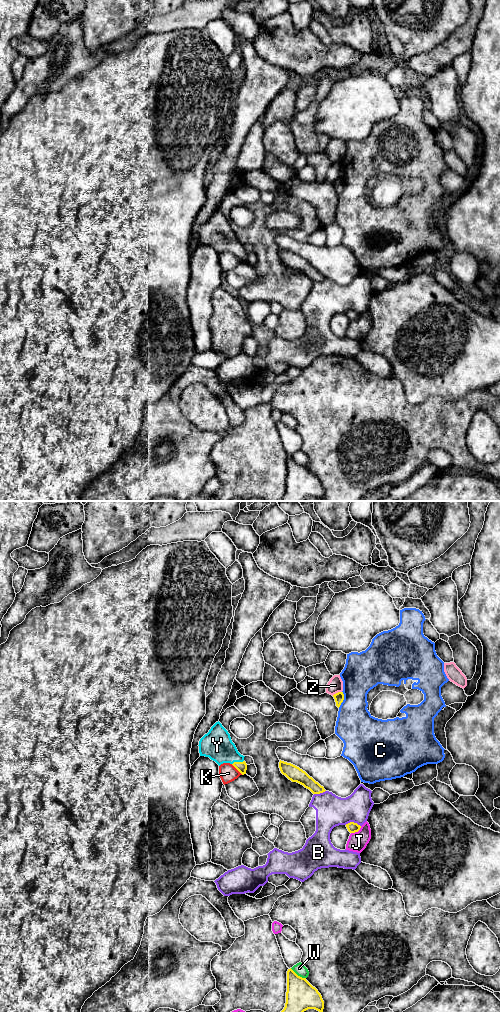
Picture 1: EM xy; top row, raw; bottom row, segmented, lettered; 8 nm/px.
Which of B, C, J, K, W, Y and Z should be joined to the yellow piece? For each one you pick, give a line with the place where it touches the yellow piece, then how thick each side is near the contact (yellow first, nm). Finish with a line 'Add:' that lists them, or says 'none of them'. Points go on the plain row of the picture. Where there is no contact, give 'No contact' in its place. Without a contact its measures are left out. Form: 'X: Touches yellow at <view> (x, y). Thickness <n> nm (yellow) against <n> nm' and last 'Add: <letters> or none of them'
Y: Touches yellow at xy (237, 250). Thickness 80 nm (yellow) against 240 nm
Add: Y

